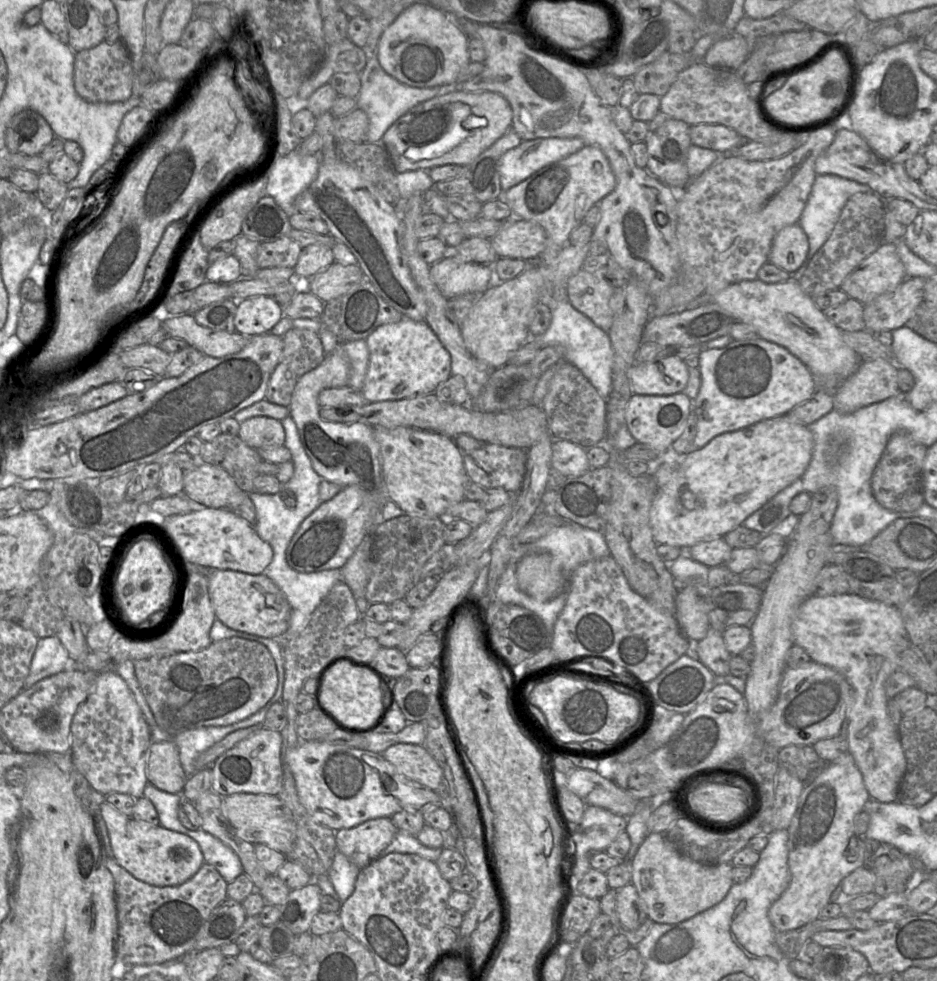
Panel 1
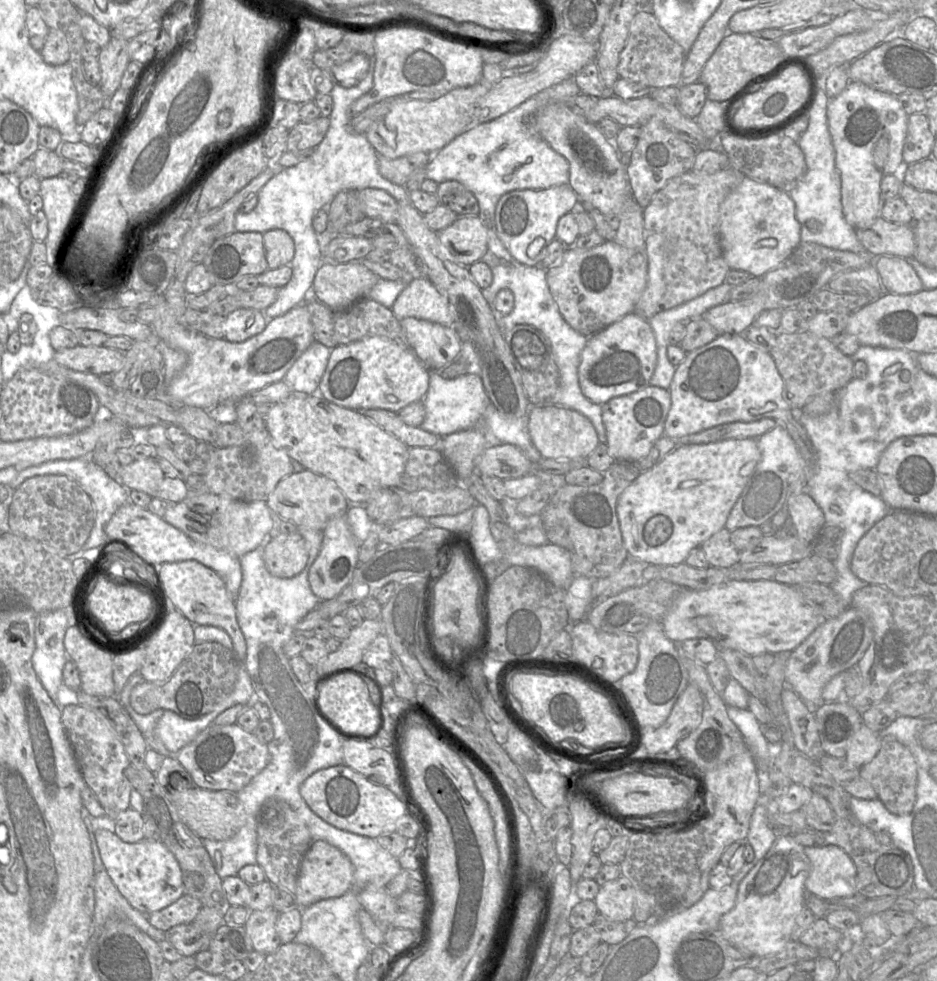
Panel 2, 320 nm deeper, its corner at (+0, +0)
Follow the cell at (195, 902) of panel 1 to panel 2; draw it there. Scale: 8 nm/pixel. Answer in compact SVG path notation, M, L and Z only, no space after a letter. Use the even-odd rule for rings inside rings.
M184 894L168 907L149 914L148 921L153 927L166 932L174 926L192 923L202 907L198 899Z

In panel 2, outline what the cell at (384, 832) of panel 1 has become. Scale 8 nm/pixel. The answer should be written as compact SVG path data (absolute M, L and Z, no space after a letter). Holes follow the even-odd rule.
M323 840L314 841L305 853L294 894L298 908L305 908L320 900L340 897L354 887L354 867L338 848Z

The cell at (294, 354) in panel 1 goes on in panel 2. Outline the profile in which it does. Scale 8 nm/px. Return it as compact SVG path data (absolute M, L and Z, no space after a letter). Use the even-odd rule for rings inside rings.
M251 400L236 403L237 421L244 432L241 445L216 448L206 464L205 483L209 492L242 501L266 501L284 477L292 474L292 459L274 446L264 416Z

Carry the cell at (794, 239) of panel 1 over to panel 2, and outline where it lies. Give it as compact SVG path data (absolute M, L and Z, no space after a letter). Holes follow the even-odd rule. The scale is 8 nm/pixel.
M744 177L720 206L719 242L730 270L742 270L752 277L761 278L778 267L801 243L801 226L790 195Z

